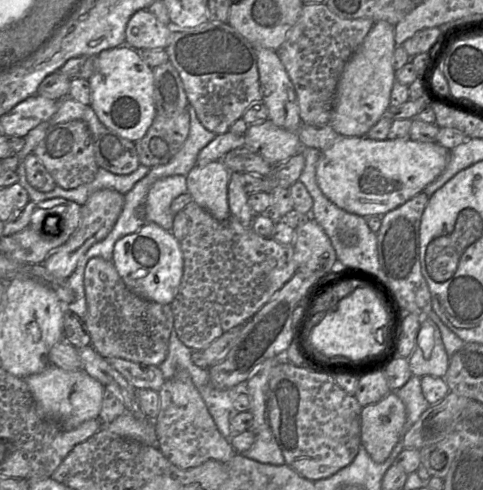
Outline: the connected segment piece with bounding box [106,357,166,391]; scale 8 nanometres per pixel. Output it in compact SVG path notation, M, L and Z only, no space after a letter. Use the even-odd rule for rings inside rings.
M106 358L111 366L127 379L136 389L150 388L159 391L166 378L159 366L133 362L125 358Z

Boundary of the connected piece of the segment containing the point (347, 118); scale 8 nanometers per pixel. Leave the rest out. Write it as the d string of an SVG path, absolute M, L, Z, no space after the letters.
M387 21L375 22L362 44L346 63L336 88L329 125L340 135L364 137L390 107L390 96L396 81L393 55L395 30Z

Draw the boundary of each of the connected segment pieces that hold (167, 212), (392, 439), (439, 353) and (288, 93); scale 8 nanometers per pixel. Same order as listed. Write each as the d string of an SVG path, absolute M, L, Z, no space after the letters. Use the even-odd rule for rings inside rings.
M189 102L187 111L190 117L190 129L182 148L167 164L150 168L149 173L139 180L130 191L124 194L123 209L111 232L103 240L95 243L89 248L89 250L78 261L75 270L67 278L67 282L74 293L74 300L71 303L66 304L65 309L73 312L82 320L87 313L84 273L89 260L93 257L101 257L105 260L112 261L116 241L126 235L138 231L148 222L154 222L163 229L171 231L174 218L171 211L171 203L179 195L188 191L186 175L196 165L200 151L216 137L214 132L207 130L202 125L197 117L194 107L189 104ZM143 205L145 208L145 218L140 219L136 216L135 209Z
M395 391L381 400L362 407L361 445L373 461L383 463L401 441L407 412Z
M422 317L416 345L408 361L415 376L444 378L447 373L450 357L443 345L439 328L430 318Z
M254 47L257 56L263 102L269 111L269 120L276 126L298 132L302 120L293 83L277 51Z

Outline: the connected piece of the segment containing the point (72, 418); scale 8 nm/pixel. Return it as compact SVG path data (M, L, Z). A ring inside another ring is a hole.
M49 365L42 372L23 379L29 386L37 412L42 417L53 420L64 428L76 428L83 422L99 416L105 387L83 369L67 371Z

